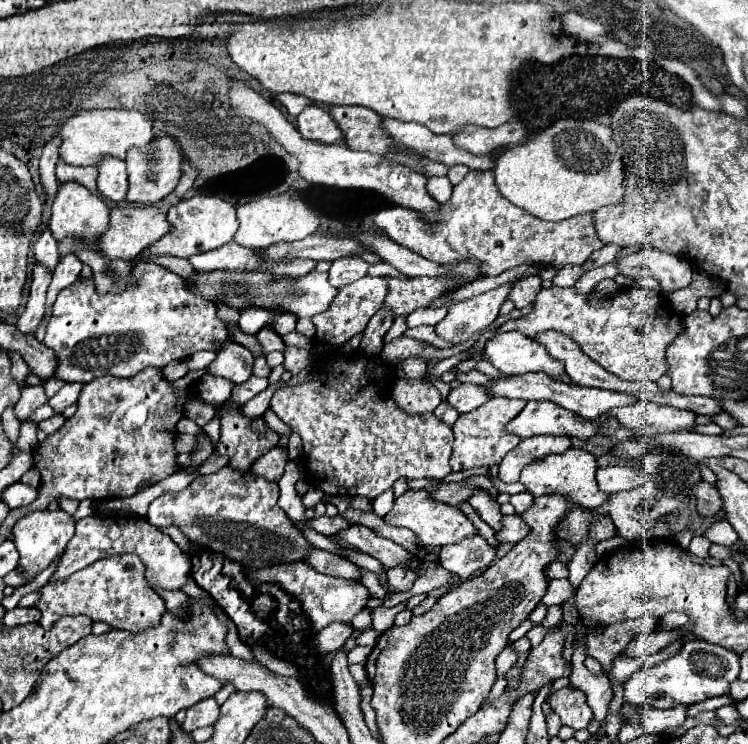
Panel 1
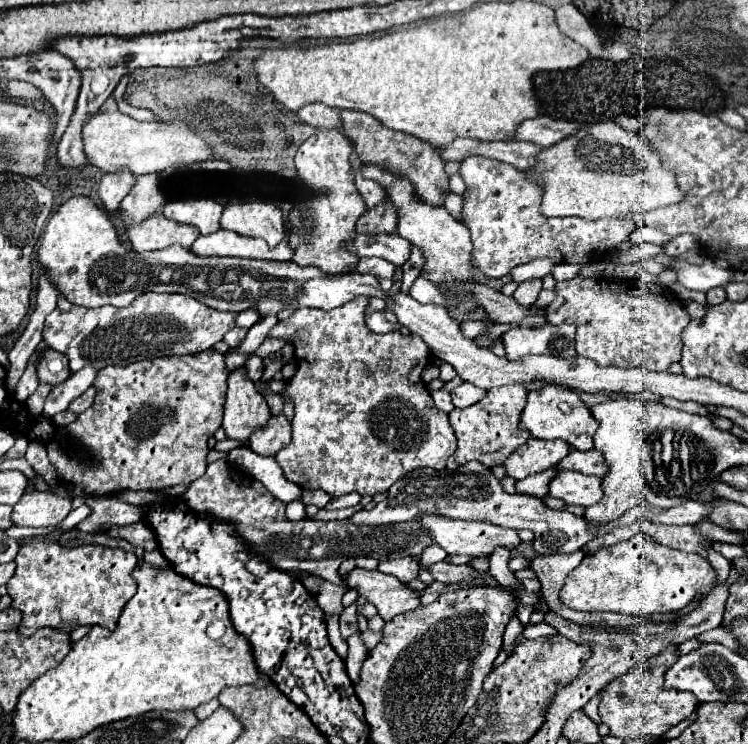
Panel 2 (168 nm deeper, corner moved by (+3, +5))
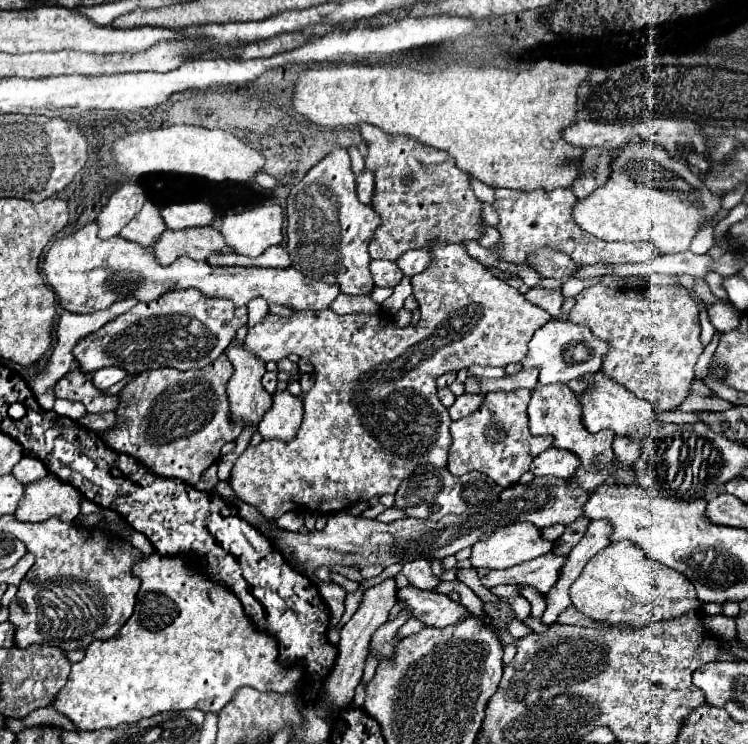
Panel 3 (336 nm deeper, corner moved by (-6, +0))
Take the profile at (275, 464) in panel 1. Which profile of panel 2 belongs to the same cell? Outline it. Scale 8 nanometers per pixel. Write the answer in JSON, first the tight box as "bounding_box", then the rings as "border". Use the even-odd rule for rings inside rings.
{"bounding_box":[249,413,291,457],"border":[[[285,413],[273,415],[265,427],[259,427],[249,437],[249,447],[259,455],[273,457],[279,449],[289,445],[291,441],[291,421]]]}

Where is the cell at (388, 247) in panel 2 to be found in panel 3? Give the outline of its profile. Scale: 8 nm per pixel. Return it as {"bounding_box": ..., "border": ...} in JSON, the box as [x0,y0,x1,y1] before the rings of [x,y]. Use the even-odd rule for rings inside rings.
{"bounding_box":[396,250,430,276],"border":[[[410,250],[404,252],[398,260],[396,260],[398,268],[404,272],[404,276],[416,276],[422,270],[426,270],[426,266],[430,264],[430,254],[426,250]]]}

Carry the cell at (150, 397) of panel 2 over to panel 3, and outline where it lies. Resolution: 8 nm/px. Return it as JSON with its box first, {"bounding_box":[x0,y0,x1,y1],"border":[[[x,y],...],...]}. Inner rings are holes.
{"bounding_box":[100,354,242,486],"border":[[[222,354],[212,364],[200,370],[180,372],[174,368],[158,368],[132,376],[132,380],[118,394],[118,406],[114,410],[114,414],[118,416],[118,424],[114,424],[114,428],[102,430],[100,438],[110,448],[116,448],[116,452],[124,452],[134,460],[138,460],[156,476],[180,478],[182,482],[194,486],[200,480],[202,472],[220,458],[222,444],[236,440],[242,432],[242,424],[234,424],[230,420],[230,408],[226,396],[226,384],[234,374],[232,370],[234,366]]]}

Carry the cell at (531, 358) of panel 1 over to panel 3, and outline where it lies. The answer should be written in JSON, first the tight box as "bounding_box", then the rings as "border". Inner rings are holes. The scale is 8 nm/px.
{"bounding_box":[522,320,608,384],"border":[[[550,320],[538,332],[534,332],[532,340],[528,342],[528,354],[522,360],[524,368],[540,368],[540,382],[542,384],[556,384],[556,382],[568,382],[572,378],[580,378],[584,374],[594,374],[602,366],[602,356],[606,354],[608,344],[598,340],[590,328],[578,326],[572,322],[558,322]]]}

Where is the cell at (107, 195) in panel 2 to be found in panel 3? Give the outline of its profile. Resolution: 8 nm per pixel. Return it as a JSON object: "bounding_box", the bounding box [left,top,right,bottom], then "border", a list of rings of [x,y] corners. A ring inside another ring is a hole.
{"bounding_box":[98,182,146,238],"border":[[[138,182],[122,184],[108,200],[108,204],[98,214],[100,224],[100,238],[112,238],[120,234],[120,230],[138,214],[142,204],[146,202],[146,192]]]}

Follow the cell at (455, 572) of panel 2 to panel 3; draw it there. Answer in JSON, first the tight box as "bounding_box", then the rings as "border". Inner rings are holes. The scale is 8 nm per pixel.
{"bounding_box":[478,552,568,594],"border":[[[552,552],[538,556],[526,564],[514,566],[510,570],[486,570],[478,568],[478,578],[482,586],[492,588],[496,584],[528,584],[538,592],[546,594],[558,582],[562,566],[566,564],[568,556],[556,556]]]}

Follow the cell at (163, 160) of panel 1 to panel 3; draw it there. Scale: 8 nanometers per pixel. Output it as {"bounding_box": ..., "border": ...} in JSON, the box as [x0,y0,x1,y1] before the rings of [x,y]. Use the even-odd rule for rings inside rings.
{"bounding_box":[120,200,166,246],"border":[[[146,200],[146,204],[142,206],[142,210],[138,212],[138,216],[134,216],[120,232],[122,238],[126,240],[134,240],[142,246],[152,246],[154,240],[166,230],[166,224],[162,224],[162,216],[160,216],[160,208]]]}

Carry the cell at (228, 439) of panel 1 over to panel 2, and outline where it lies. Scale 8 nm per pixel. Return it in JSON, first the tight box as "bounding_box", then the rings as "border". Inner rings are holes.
{"bounding_box":[223,367,271,443],"border":[[[237,367],[229,373],[229,379],[227,379],[227,399],[225,399],[225,417],[223,417],[223,429],[227,433],[229,439],[237,439],[241,443],[245,443],[249,439],[249,435],[257,429],[257,427],[263,427],[269,417],[271,417],[271,411],[265,403],[265,397],[257,391],[255,383],[245,377],[247,375],[247,369],[245,367]]]}

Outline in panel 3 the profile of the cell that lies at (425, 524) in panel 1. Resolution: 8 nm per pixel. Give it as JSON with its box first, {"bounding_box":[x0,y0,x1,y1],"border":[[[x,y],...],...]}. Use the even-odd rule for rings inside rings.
{"bounding_box":[470,522,552,570],"border":[[[518,522],[518,524],[508,524],[506,528],[496,528],[490,532],[490,536],[482,536],[476,544],[472,544],[472,554],[470,562],[474,568],[490,568],[490,570],[506,570],[516,564],[528,562],[532,558],[538,558],[542,554],[548,554],[552,550],[552,542],[540,538],[540,530],[532,524]]]}

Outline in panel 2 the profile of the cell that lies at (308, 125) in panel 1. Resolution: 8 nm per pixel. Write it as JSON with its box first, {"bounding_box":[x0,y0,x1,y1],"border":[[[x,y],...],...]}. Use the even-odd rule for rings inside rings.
{"bounding_box":[287,129,365,275],"border":[[[319,129],[309,137],[295,155],[297,181],[309,193],[307,201],[295,201],[287,213],[287,243],[293,249],[293,263],[315,265],[325,273],[341,275],[351,273],[357,267],[359,257],[345,251],[343,243],[355,237],[355,223],[363,215],[365,201],[357,193],[349,155],[353,153],[351,141],[339,131]]]}

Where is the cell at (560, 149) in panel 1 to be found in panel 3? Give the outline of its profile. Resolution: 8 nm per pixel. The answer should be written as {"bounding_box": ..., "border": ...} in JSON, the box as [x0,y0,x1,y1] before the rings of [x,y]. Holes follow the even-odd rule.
{"bounding_box":[572,142,720,254],"border":[[[634,142],[614,152],[610,178],[590,192],[590,196],[576,200],[572,216],[582,230],[602,240],[650,240],[660,254],[674,254],[686,252],[696,236],[698,224],[718,210],[720,198],[710,194],[688,164],[672,158],[664,148],[658,148],[658,144]]]}

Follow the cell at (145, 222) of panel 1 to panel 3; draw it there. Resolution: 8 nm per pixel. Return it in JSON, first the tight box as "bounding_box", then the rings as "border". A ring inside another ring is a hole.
{"bounding_box":[152,228,232,264],"border":[[[186,228],[186,230],[164,230],[162,236],[152,246],[154,258],[160,264],[172,264],[178,256],[190,256],[194,260],[206,260],[210,252],[222,250],[230,252],[232,248],[224,242],[222,234],[212,228]]]}

